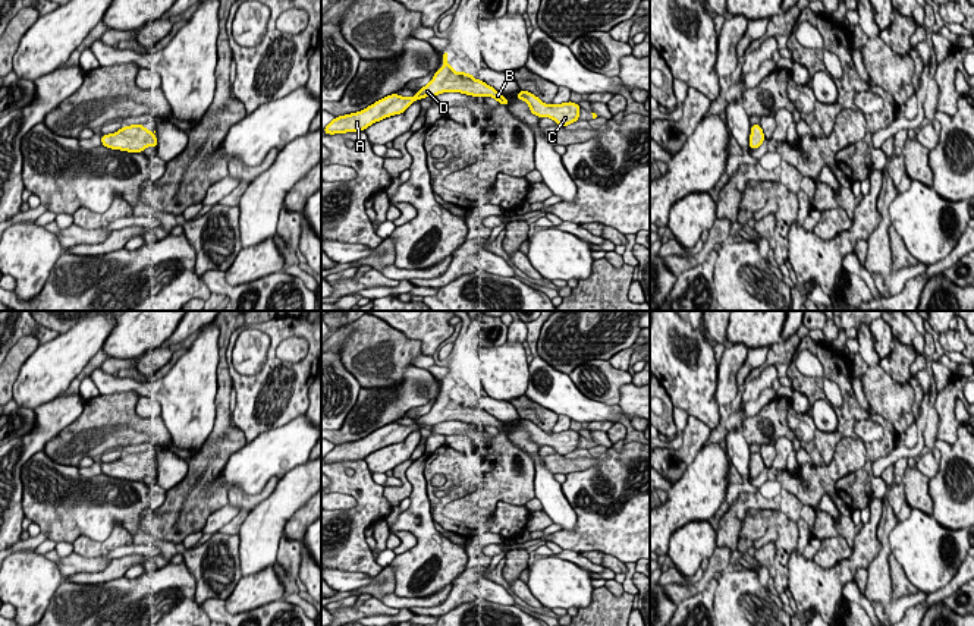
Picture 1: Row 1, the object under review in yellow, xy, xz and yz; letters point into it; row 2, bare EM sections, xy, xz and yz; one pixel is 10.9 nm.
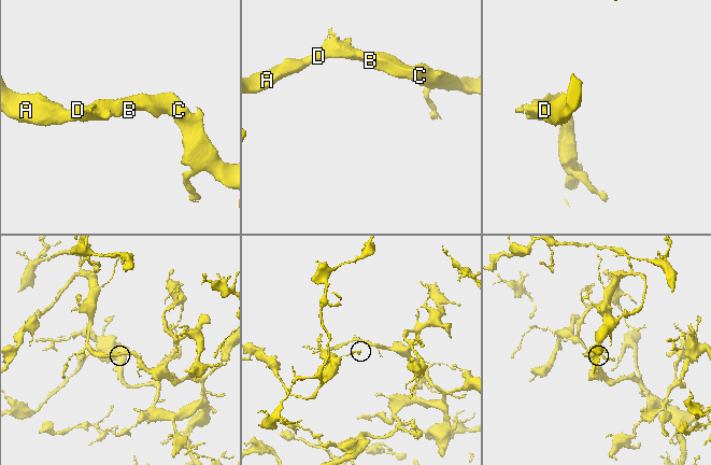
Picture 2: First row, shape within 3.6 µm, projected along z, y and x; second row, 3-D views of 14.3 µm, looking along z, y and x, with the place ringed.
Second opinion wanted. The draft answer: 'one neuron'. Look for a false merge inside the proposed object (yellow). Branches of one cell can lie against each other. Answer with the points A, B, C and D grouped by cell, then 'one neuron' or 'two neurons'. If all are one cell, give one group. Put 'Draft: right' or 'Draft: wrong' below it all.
A B C D; one neuron
Draft: right

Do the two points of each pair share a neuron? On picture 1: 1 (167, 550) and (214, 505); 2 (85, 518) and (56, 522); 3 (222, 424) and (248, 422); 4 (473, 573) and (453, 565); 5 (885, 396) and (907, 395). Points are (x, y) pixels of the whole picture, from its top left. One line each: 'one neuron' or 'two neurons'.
1: two neurons
2: one neuron
3: two neurons
4: two neurons
5: one neuron

